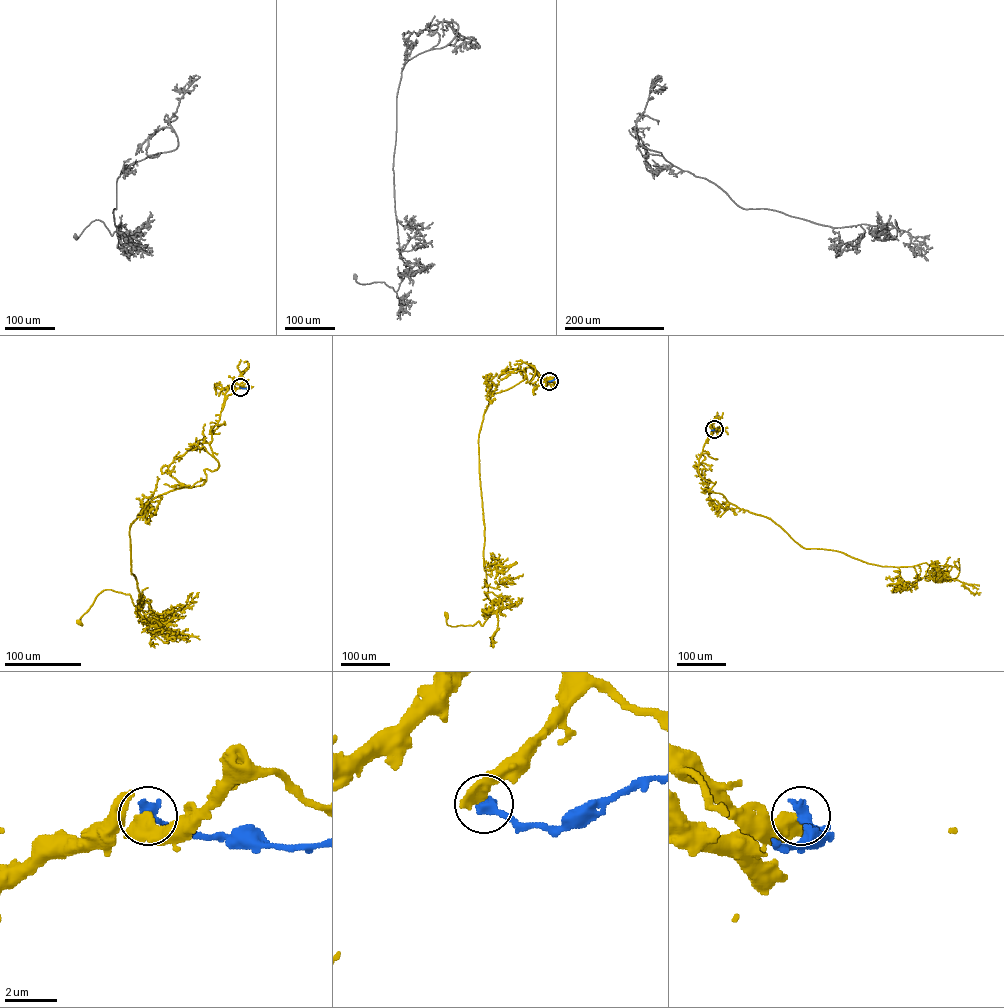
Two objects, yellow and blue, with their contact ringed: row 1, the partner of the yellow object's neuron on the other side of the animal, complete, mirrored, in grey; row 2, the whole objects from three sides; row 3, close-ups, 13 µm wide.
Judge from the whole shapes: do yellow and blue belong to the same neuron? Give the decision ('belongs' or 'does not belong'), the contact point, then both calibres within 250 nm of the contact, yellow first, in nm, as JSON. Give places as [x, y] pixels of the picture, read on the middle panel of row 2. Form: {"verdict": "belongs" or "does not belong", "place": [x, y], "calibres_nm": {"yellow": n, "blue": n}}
{"verdict": "does not belong", "place": [549, 381], "calibres_nm": {"yellow": 600, "blue": 420}}

